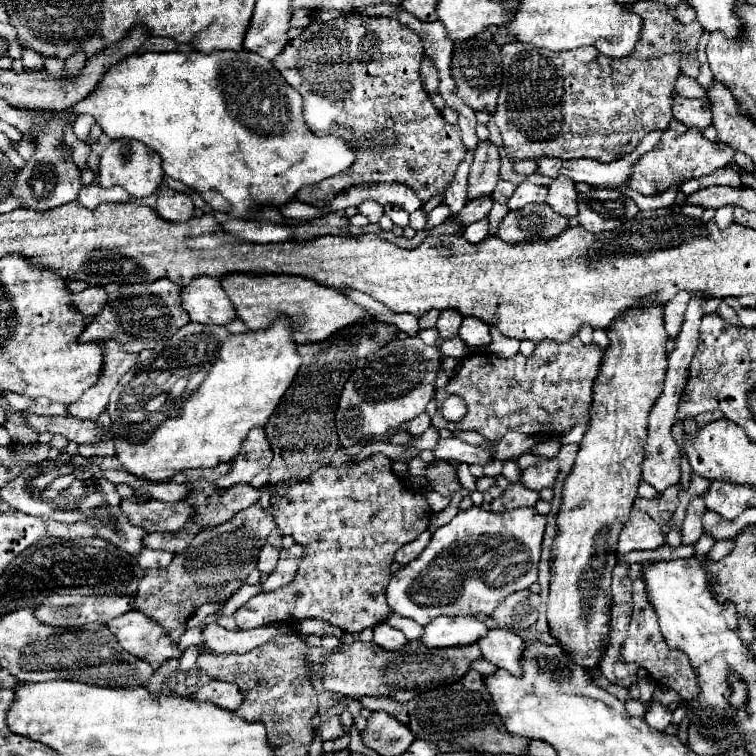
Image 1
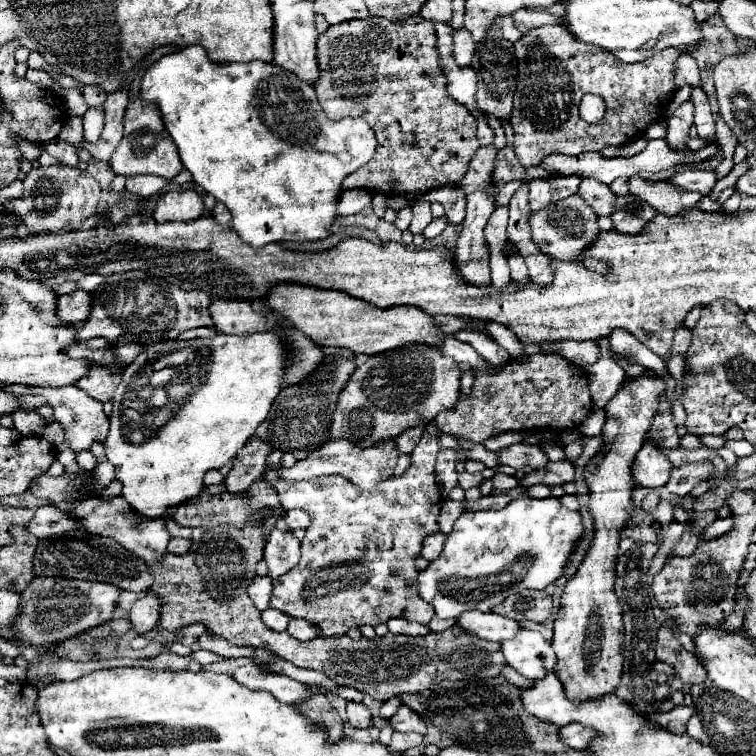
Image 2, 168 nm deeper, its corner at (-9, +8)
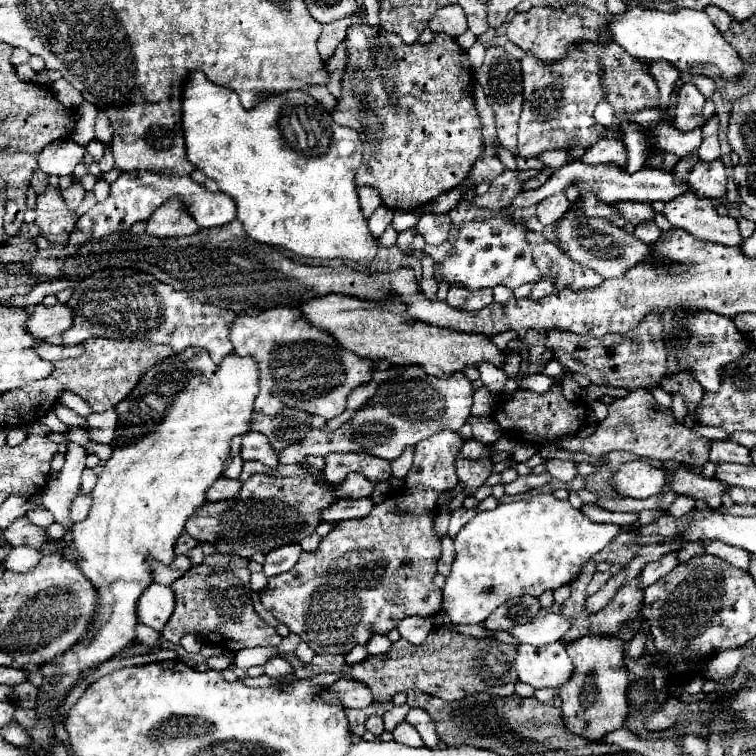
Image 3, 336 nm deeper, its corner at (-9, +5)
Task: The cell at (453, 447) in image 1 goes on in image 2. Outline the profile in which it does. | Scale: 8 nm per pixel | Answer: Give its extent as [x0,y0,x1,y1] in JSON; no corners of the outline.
[498,443,550,469]

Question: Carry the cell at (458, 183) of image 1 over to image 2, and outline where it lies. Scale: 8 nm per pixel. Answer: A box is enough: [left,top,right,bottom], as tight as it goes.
[422,185,466,225]

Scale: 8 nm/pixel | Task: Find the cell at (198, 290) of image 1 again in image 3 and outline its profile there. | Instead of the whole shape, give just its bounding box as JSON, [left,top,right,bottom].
[230,306,374,420]

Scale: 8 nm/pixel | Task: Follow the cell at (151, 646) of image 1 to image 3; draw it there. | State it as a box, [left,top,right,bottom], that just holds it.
[138,584,174,630]

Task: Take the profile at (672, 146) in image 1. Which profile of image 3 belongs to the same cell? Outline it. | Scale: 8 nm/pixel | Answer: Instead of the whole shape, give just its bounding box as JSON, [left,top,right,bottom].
[674,84,704,132]

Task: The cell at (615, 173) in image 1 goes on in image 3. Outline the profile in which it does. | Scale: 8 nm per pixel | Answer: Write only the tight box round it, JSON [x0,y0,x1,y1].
[664,190,742,246]

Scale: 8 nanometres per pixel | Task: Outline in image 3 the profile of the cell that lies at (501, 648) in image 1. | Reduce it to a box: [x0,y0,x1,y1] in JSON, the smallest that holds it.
[514,642,574,688]

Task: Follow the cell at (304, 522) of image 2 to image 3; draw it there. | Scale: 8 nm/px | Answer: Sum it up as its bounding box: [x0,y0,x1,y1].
[320,498,374,524]

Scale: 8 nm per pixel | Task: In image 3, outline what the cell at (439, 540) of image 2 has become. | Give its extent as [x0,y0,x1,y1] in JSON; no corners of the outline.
[438,536,454,574]

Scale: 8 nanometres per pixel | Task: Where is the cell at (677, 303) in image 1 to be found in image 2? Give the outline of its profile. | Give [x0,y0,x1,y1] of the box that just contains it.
[670,327,692,355]

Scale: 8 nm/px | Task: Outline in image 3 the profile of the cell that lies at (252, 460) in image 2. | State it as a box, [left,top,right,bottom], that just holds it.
[206,476,242,502]

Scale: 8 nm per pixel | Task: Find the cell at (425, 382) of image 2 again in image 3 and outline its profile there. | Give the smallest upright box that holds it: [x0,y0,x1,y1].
[278,366,474,464]

